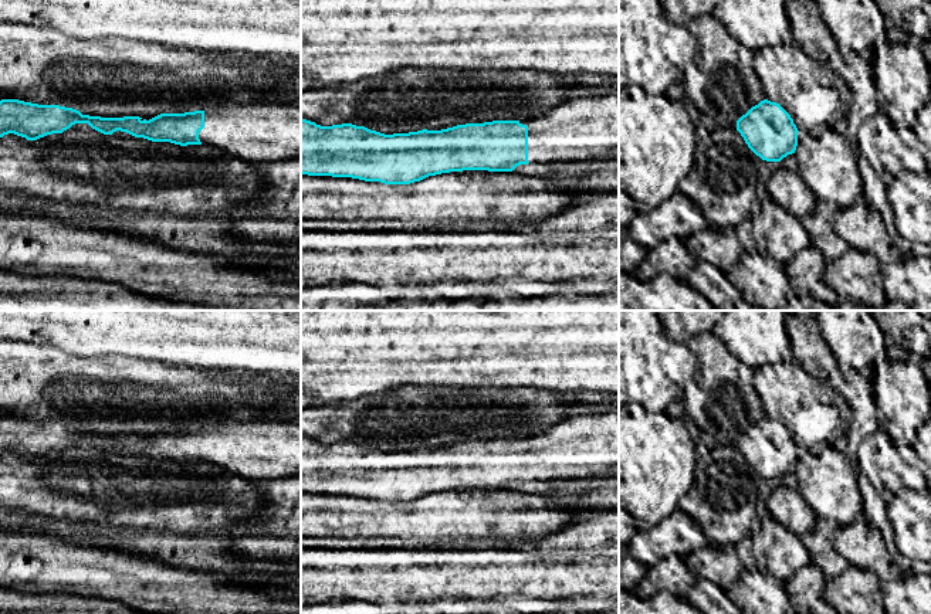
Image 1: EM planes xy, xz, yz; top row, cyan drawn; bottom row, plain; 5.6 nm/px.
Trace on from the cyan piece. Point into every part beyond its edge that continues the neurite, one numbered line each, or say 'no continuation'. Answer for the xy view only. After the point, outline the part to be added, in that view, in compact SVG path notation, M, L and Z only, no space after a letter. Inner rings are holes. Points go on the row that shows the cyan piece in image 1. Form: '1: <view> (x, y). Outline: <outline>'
1: xy (266, 132). Outline: M265 102L204 109L199 139L255 164L301 159L301 106Z

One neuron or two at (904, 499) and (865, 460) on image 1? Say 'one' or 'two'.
two

